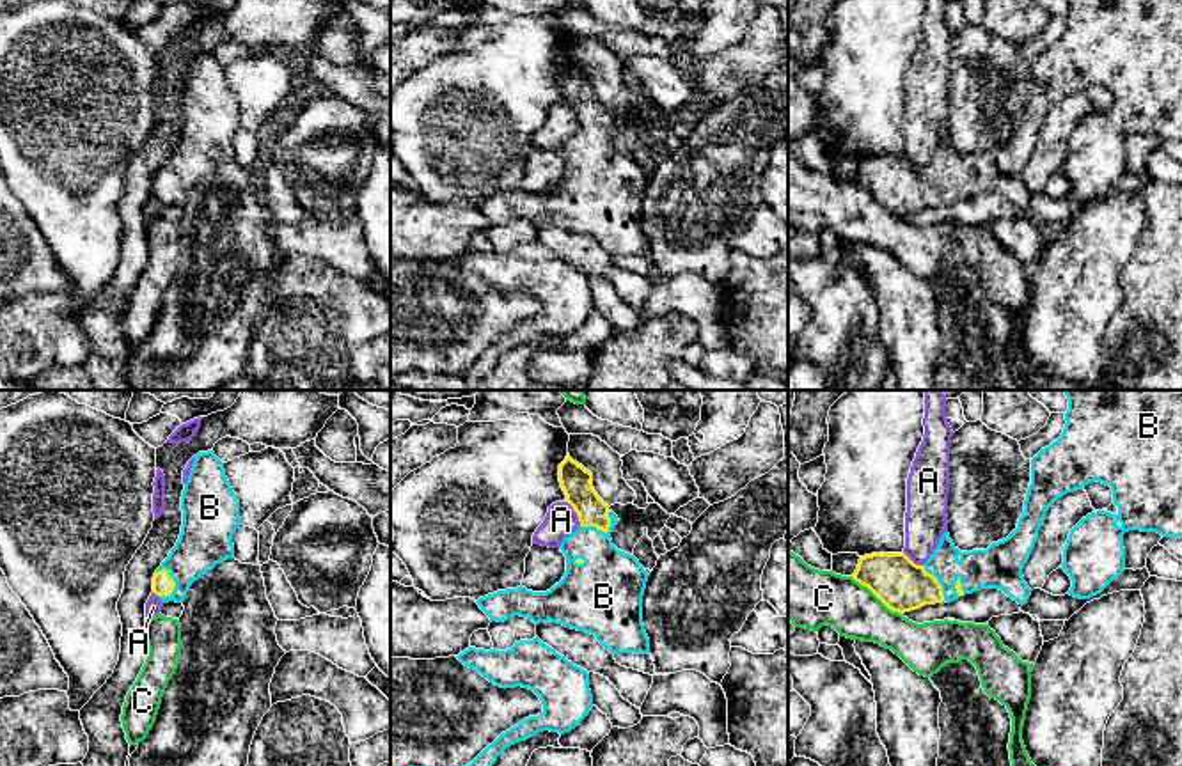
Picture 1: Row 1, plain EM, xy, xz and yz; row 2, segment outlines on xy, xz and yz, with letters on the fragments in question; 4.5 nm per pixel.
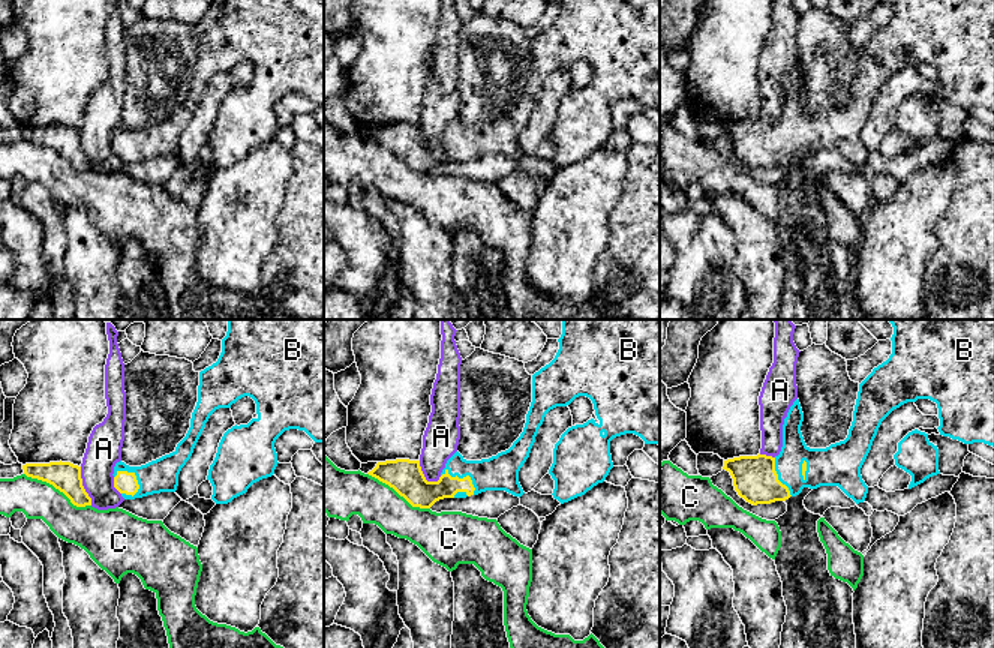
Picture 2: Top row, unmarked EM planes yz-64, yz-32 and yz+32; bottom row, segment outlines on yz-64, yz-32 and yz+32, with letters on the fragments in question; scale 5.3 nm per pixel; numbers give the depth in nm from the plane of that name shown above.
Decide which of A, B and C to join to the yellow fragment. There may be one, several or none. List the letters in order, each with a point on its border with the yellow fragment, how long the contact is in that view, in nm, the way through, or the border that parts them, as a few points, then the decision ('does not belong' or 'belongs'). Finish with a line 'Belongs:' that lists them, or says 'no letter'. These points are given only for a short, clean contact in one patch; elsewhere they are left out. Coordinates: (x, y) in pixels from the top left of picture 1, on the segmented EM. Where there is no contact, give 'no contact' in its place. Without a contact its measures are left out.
A: xz (575, 511) | 140 nm | does not belong
B: xz (604, 531) | 150 nm | across xz (577, 486), (604, 531), (604, 571), (609, 586) | belongs
C: yz (875, 594) | 280 nm | along yz (851, 577), (900, 614) | does not belong
Belongs: B

